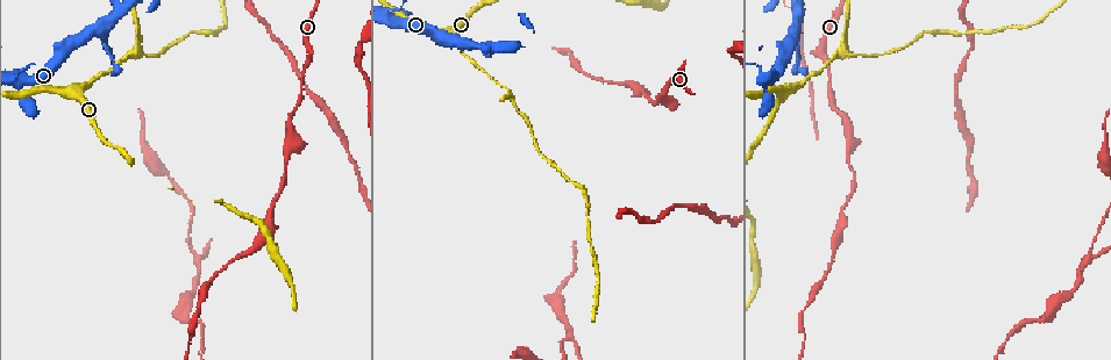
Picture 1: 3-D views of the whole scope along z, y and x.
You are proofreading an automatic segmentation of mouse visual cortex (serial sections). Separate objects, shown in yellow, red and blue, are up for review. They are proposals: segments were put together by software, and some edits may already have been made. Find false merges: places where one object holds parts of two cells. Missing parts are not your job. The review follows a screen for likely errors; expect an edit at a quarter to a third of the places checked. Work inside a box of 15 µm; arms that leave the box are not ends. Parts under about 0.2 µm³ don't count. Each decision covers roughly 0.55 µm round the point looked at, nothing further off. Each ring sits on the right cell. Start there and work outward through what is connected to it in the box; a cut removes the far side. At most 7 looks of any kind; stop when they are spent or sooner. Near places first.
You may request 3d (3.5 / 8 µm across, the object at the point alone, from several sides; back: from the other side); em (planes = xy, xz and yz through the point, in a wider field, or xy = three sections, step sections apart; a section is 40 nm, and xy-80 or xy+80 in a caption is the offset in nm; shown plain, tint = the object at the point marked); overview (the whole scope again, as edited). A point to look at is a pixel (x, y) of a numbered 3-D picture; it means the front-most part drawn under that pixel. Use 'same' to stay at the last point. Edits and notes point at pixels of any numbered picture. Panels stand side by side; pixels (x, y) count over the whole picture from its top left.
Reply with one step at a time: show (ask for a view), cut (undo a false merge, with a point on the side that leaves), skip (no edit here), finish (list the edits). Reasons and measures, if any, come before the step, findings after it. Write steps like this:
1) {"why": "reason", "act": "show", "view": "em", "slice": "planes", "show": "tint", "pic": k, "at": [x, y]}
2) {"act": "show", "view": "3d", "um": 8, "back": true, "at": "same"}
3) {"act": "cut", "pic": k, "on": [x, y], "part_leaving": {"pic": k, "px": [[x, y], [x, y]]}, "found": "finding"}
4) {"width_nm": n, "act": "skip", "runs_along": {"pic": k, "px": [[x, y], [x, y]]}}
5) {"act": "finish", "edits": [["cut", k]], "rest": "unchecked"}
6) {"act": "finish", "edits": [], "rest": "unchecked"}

{"why": "three-way junction", "act": "show", "view": "3d", "um": 8, "pic": 1, "at": [834, 56]}

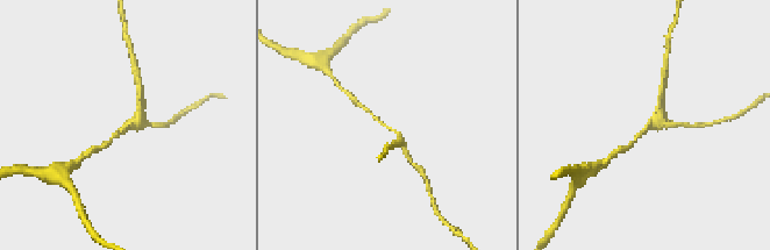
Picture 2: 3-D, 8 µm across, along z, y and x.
{"arms": 3, "arm_widths_nm": [150, 150, 200], "act": "show", "view": "em", "slice": "xy", "step": 5, "show": "tint", "pic": 2, "at": [388, 128]}

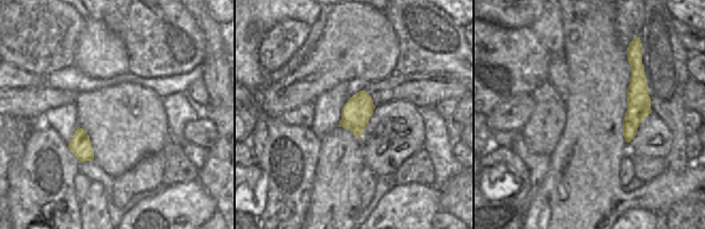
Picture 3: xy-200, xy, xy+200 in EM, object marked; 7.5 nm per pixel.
{"act": "skip", "found": "all the same cell"}

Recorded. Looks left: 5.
{"why": "sharp bend", "act": "show", "view": "3d", "um": 3.5, "back": true, "pic": 1, "at": [384, 13]}

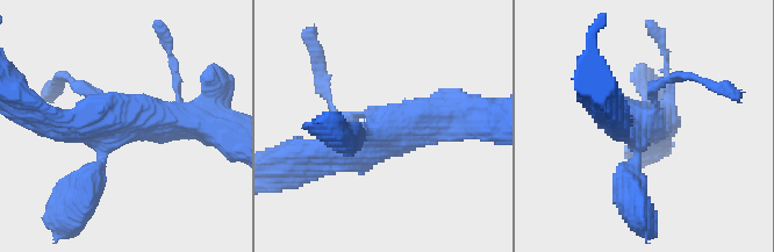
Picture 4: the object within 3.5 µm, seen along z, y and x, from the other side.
{"act": "show", "view": "em", "slice": "xy", "step": 5, "show": "tint", "pic": 4, "at": [645, 118]}

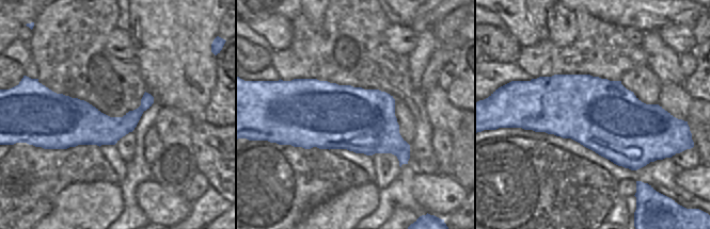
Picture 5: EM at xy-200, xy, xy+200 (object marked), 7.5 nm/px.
{"act": "skip", "runs_along": {"pic": 4, "px": [[616, 124], [640, 124], [673, 78]]}, "found": "all the same cell"}

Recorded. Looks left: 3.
{"act": "show", "view": "3d", "um": 8, "pic": 1, "at": [189, 342]}

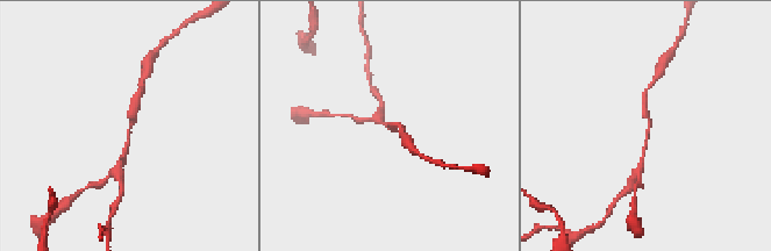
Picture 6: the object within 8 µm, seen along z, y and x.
{"act": "show", "view": "em", "slice": "xy", "step": 1, "show": "tint", "pic": 6, "at": [129, 134]}

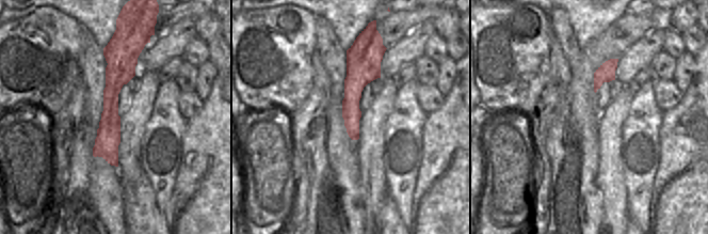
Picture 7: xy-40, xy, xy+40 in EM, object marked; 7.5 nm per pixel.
{"arm_widths_nm": [150, 250], "act": "cut", "pic": 6, "on": [636, 174], "border": {"pic": 7, "px": [[97, 154], [103, 145], [117, 155]]}, "found": "two cells meet here"}

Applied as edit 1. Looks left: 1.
{"act": "finish", "edits": [["cut", 6]], "rest": "unchecked"}

